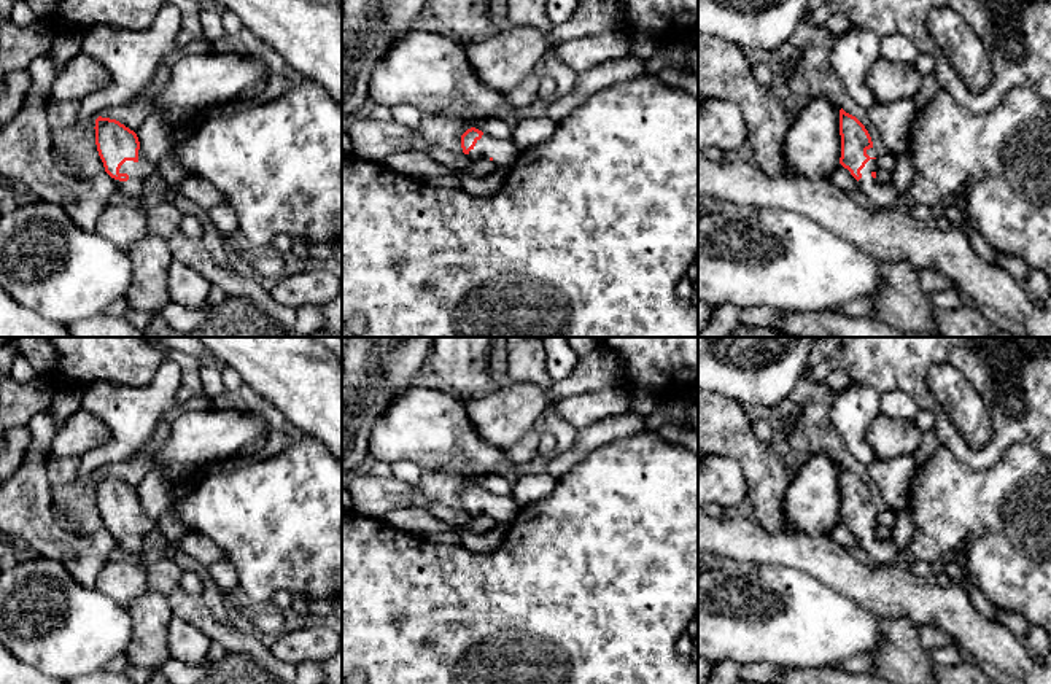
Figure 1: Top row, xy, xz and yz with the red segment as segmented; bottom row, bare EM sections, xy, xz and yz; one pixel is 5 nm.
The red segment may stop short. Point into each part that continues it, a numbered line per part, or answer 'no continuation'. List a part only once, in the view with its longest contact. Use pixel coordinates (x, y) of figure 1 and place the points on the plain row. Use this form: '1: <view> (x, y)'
1: xy (139, 528)

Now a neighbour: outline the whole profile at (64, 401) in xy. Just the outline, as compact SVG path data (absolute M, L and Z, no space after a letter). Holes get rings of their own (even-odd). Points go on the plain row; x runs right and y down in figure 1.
M57 388L51 393L51 404L48 410L59 418L67 420L83 407L83 390Z

